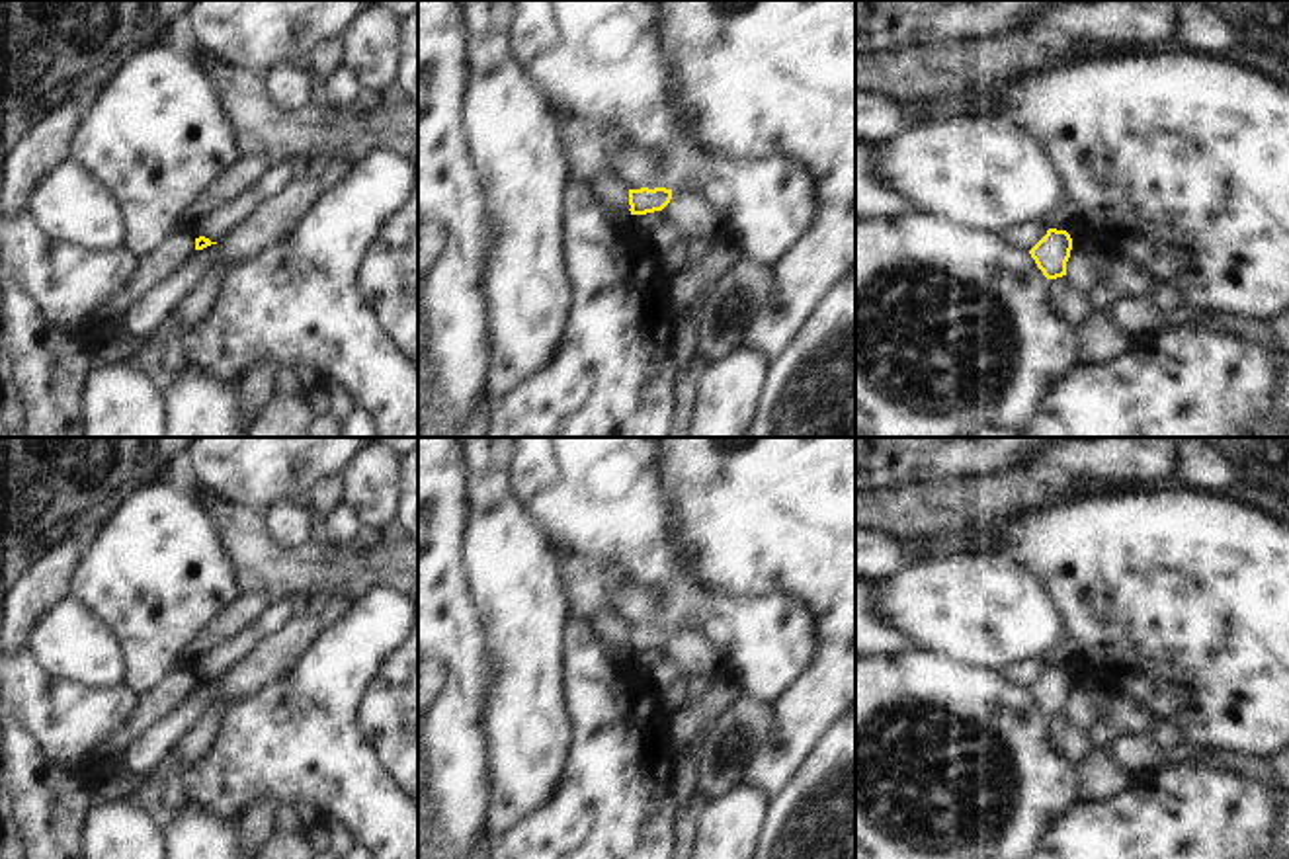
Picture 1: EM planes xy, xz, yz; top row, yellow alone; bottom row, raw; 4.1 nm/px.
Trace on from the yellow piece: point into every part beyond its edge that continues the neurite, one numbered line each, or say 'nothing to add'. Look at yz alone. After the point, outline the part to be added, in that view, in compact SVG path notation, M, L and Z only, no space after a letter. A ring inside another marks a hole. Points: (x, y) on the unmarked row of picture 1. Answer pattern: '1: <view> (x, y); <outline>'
nothing to add

